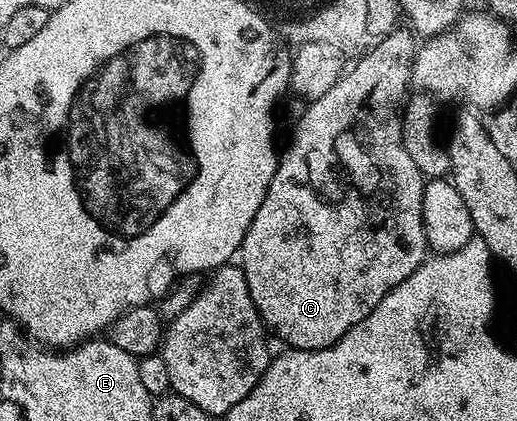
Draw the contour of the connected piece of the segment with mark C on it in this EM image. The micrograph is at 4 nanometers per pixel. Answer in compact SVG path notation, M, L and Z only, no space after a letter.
M394 28L372 50L356 60L346 72L340 75L337 83L333 83L333 87L329 87L329 91L325 91L325 95L321 95L308 104L305 119L294 122L295 134L292 135L287 150L284 153L282 150L275 166L273 179L265 191L265 199L261 203L261 207L257 207L257 215L253 215L253 223L249 223L249 231L245 231L245 239L241 246L241 258L243 257L241 268L245 275L245 283L249 283L249 295L257 307L259 318L263 321L264 326L270 332L272 329L284 341L284 346L292 349L324 349L337 343L337 339L341 339L341 335L345 335L354 325L361 323L361 319L365 319L365 315L369 315L369 311L373 311L373 307L377 307L377 303L389 290L397 287L397 283L409 279L409 275L413 275L413 271L428 256L429 250L423 226L425 178L417 167L417 163L413 163L409 151L405 151L401 112L409 93L407 85L409 89L409 84L412 82L411 63L416 48L417 37L410 28Z

